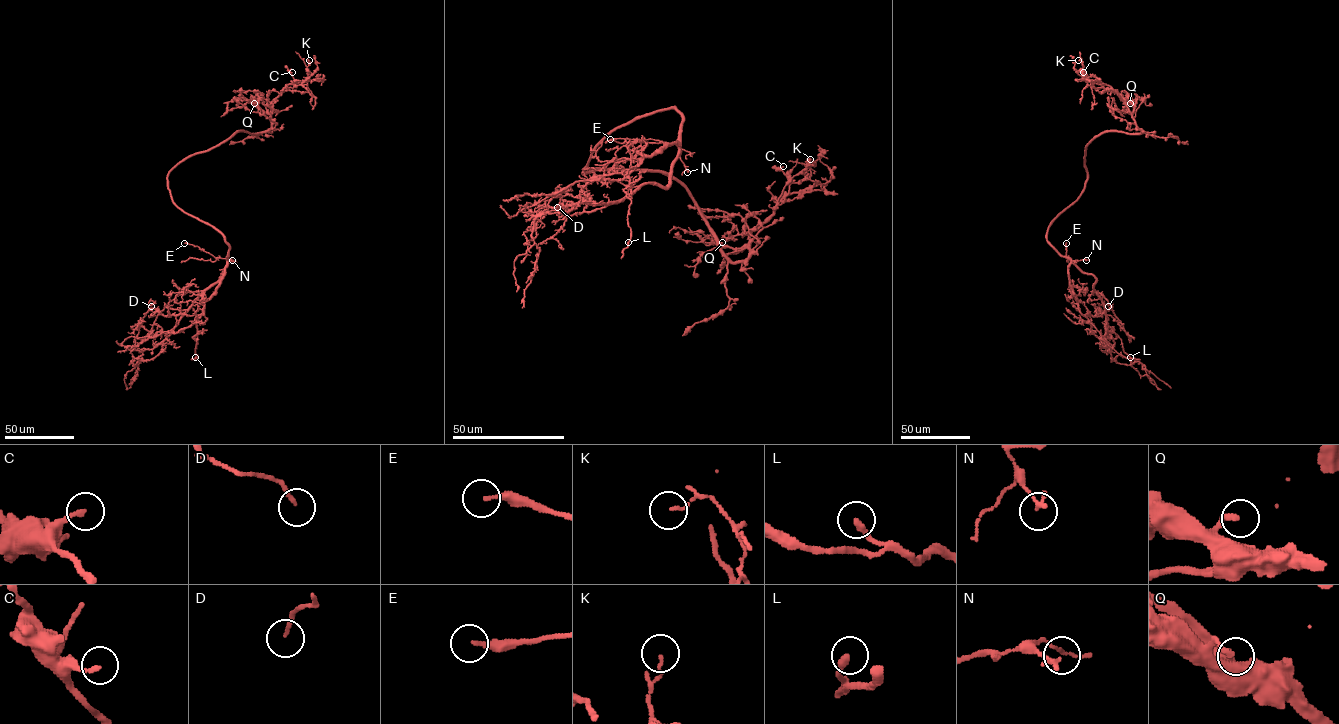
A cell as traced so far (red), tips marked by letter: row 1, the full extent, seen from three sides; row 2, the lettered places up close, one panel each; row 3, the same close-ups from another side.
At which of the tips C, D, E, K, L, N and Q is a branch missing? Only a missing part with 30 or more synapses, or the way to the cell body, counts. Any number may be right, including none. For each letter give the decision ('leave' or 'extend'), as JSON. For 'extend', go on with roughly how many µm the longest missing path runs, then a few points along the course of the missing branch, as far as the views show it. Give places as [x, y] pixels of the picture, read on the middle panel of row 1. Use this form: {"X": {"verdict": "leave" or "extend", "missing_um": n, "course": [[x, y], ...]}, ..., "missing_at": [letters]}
{"C": {"verdict": "leave"}, "D": {"verdict": "leave"}, "E": {"verdict": "leave"}, "K": {"verdict": "leave"}, "L": {"verdict": "leave"}, "N": {"verdict": "leave"}, "Q": {"verdict": "leave"}, "missing_at": []}

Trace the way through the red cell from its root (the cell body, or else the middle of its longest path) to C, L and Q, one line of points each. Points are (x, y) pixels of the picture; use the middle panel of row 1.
C: (607, 136), (583, 173), (666, 173), (686, 188), (732, 262), (750, 255), (750, 233), (788, 192), (783, 166)
L: (607, 136), (637, 119), (668, 108), (682, 117), (679, 147), (672, 143), (656, 150), (628, 174), (628, 242)
Q: (607, 136), (583, 173), (666, 173), (686, 188), (725, 255), (732, 262), (749, 255), (748, 245), (722, 242)

